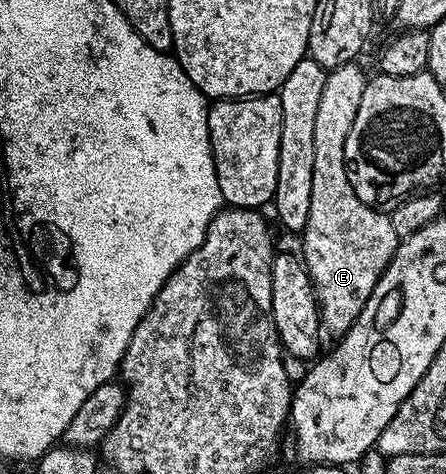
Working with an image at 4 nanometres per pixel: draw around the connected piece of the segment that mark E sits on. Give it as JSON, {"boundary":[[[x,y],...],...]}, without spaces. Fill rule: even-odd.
{"boundary":[[[355,62],[329,69],[324,90],[320,90],[320,107],[316,109],[316,127],[312,134],[312,206],[308,206],[308,222],[300,233],[302,239],[300,256],[306,265],[310,280],[314,283],[320,324],[325,331],[327,328],[334,338],[342,337],[354,325],[360,310],[364,310],[364,302],[368,302],[376,282],[380,282],[388,262],[394,257],[394,252],[400,243],[396,230],[392,230],[389,215],[385,211],[360,202],[360,198],[356,198],[356,190],[352,190],[352,182],[348,182],[344,142],[348,138],[348,130],[352,130],[356,110],[360,110],[360,98],[364,98],[368,79],[367,73],[362,73],[360,65],[361,63]]]}

